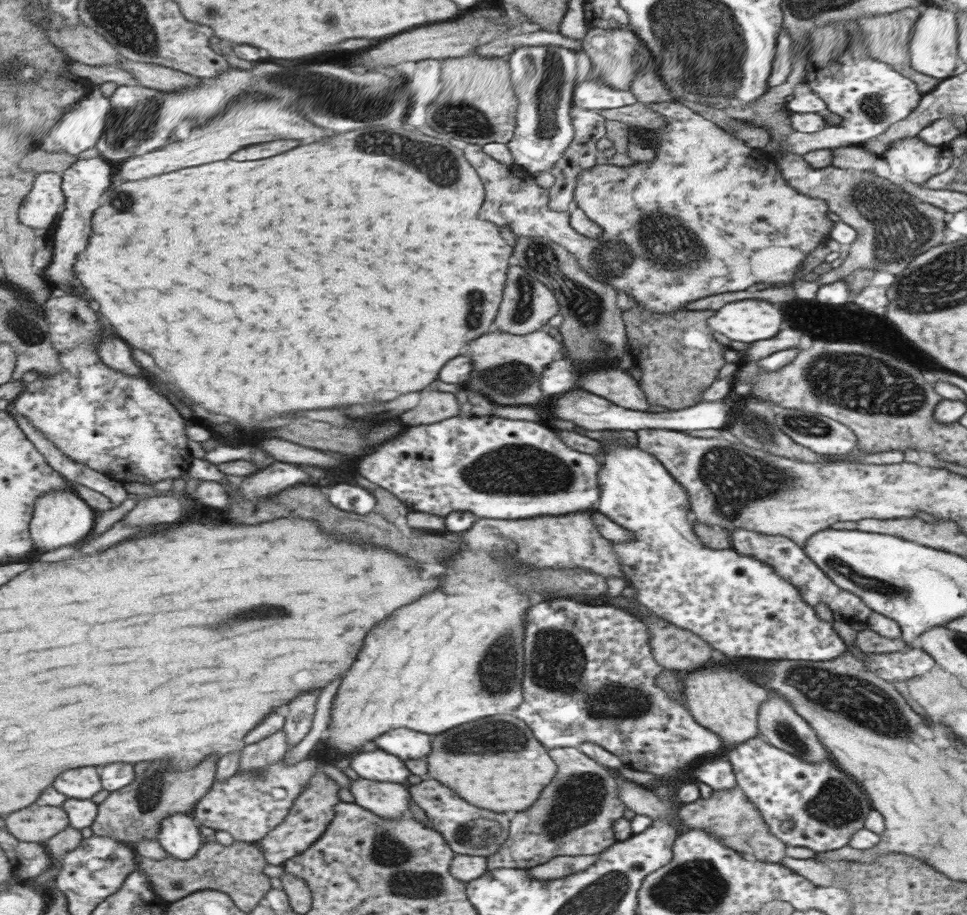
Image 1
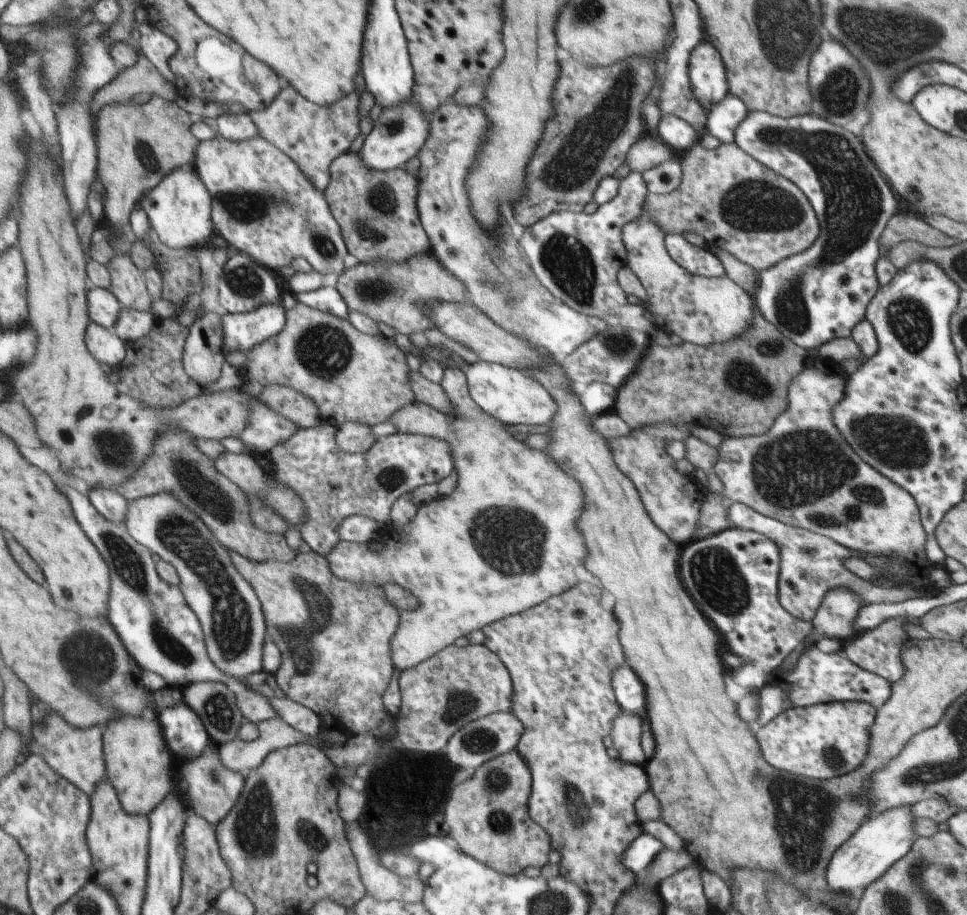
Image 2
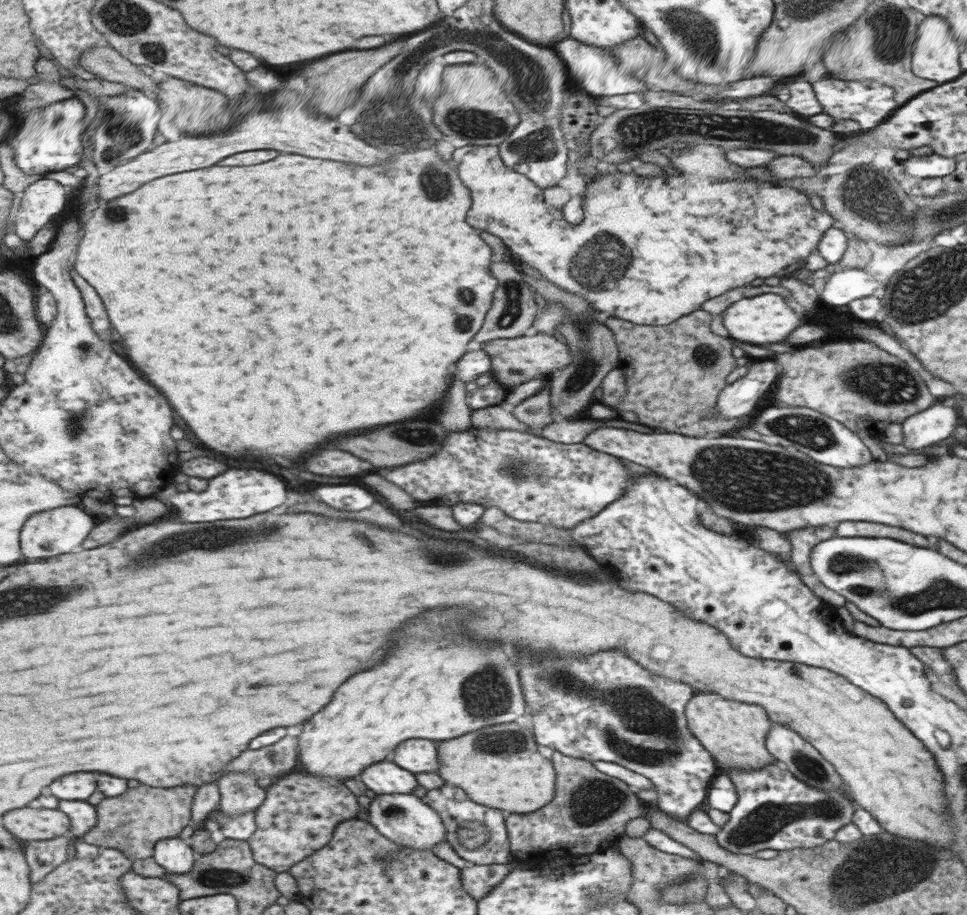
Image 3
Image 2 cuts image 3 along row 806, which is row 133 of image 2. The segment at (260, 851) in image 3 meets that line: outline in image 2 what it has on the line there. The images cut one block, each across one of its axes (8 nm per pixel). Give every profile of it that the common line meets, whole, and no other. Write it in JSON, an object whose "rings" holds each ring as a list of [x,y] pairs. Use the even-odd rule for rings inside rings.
{"rings":[[[358,72],[355,76],[354,91],[341,101],[326,106],[309,101],[293,86],[285,86],[271,105],[264,110],[250,112],[260,136],[285,152],[319,191],[324,192],[331,185],[332,163],[341,154],[348,153],[349,144],[359,132],[357,104],[359,92],[363,90],[363,80],[362,74]]]}

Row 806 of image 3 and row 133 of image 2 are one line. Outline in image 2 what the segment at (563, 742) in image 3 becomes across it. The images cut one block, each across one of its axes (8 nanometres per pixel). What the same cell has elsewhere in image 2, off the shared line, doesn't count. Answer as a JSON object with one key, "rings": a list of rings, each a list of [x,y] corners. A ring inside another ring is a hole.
{"rings":[[[661,115],[657,122],[655,134],[673,152],[675,157],[691,149],[700,137],[691,124],[672,115]]]}

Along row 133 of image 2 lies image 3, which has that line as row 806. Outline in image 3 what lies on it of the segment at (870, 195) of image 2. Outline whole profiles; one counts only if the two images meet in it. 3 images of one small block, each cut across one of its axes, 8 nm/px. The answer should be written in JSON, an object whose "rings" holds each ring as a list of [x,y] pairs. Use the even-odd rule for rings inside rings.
{"rings":[[[776,762],[769,767],[762,767],[761,769],[757,770],[730,770],[730,772],[727,773],[727,776],[730,778],[730,782],[734,785],[735,791],[737,793],[737,802],[735,802],[734,808],[729,810],[727,822],[721,826],[721,828],[719,828],[719,831],[717,831],[714,836],[715,842],[717,842],[721,848],[725,848],[727,852],[751,856],[751,854],[754,852],[763,849],[780,851],[796,848],[813,848],[825,843],[825,841],[833,840],[837,834],[837,829],[841,829],[845,824],[851,823],[853,810],[848,796],[845,796],[841,793],[827,793],[826,791],[814,790],[807,784],[800,782],[799,779],[795,779],[783,766],[783,764]]]}

